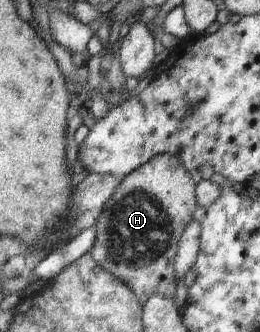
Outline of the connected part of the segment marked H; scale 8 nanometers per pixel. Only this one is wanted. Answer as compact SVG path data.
M168 154L151 157L121 177L112 197L105 201L93 225L92 261L127 285L140 307L150 295L162 295L172 300L176 245L196 206L195 185L178 157Z

